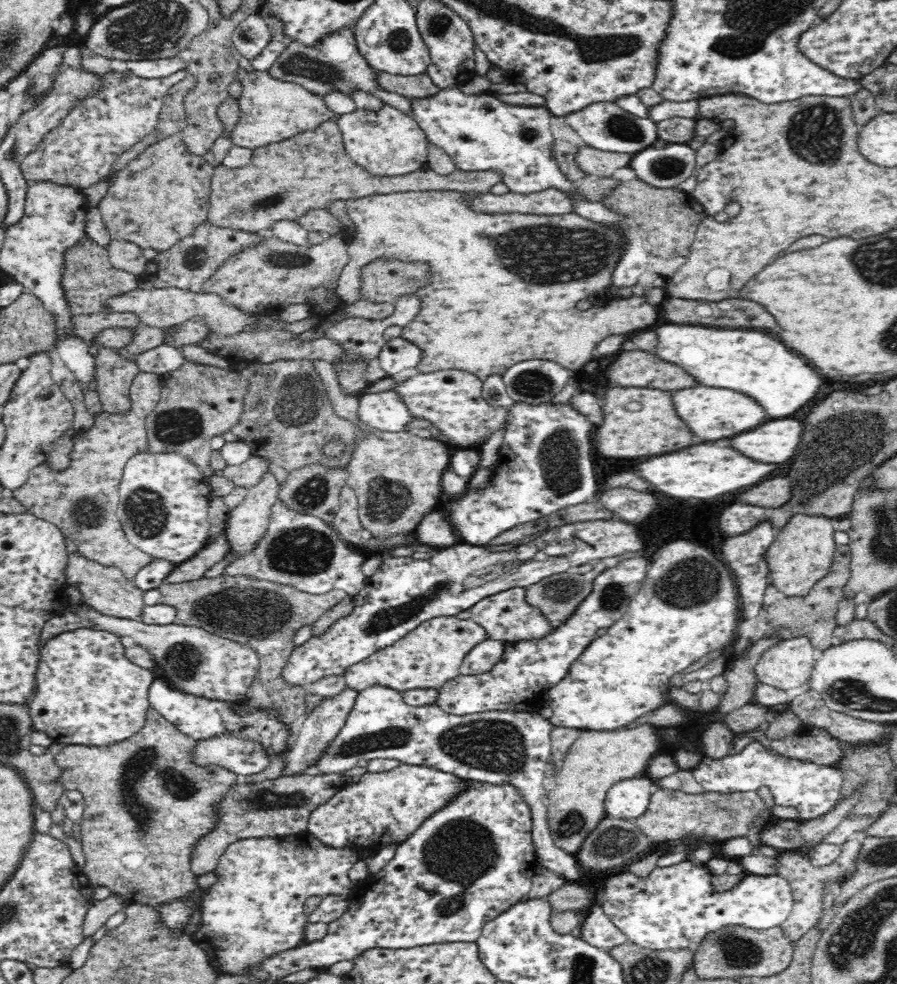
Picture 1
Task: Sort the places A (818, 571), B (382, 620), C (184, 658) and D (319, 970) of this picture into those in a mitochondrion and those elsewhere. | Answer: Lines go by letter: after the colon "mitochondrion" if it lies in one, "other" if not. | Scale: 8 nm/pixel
A: other
B: mitochondrion
C: mitochondrion
D: other

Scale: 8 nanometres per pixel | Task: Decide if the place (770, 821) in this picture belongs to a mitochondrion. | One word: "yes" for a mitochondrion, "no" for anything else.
no

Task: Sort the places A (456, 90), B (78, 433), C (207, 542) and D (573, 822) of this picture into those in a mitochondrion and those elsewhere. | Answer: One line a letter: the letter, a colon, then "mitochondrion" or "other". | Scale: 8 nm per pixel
A: other
B: other
C: other
D: mitochondrion

